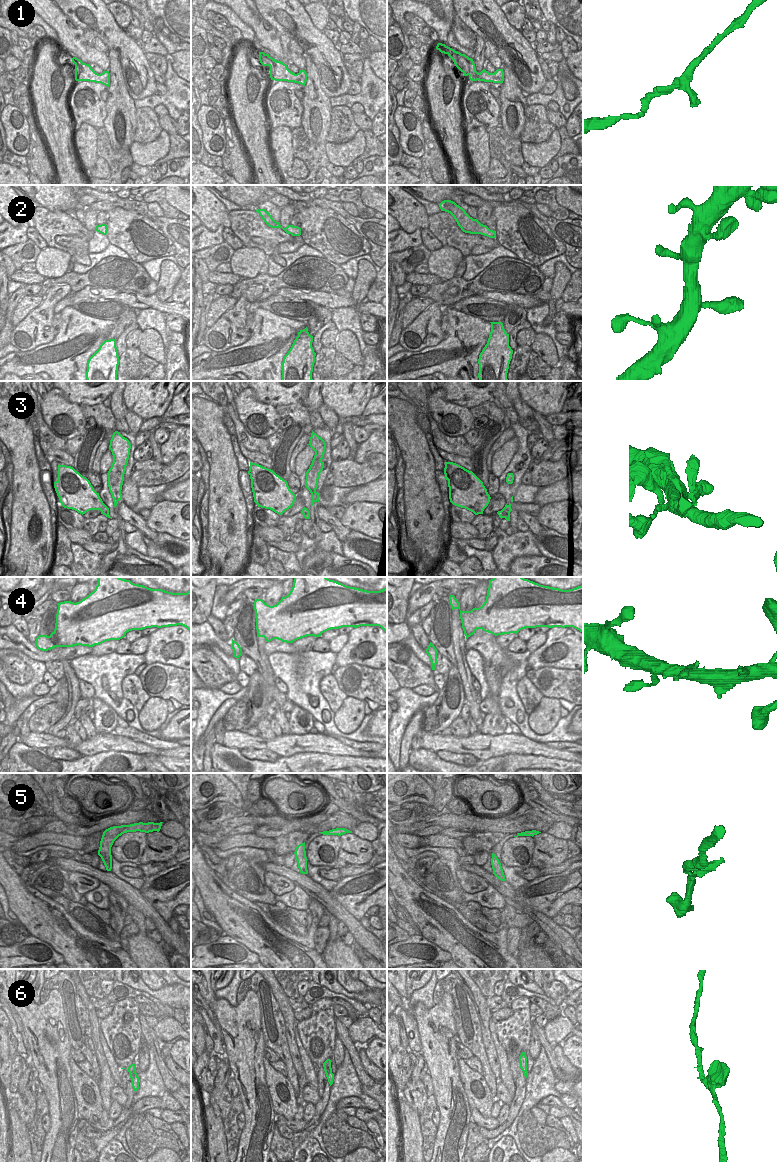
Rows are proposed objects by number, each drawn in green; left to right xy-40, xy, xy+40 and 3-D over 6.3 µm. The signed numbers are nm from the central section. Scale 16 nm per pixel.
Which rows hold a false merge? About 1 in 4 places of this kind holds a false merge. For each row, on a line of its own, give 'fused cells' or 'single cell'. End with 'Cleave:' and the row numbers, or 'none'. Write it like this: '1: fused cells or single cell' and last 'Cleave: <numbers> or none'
1: single cell
2: single cell
3: single cell
4: single cell
5: single cell
6: single cell
Cleave: none

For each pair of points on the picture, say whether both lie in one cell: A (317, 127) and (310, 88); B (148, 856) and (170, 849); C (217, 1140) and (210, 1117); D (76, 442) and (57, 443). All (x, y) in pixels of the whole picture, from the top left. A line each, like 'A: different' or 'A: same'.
A: same
B: same
C: same
D: different

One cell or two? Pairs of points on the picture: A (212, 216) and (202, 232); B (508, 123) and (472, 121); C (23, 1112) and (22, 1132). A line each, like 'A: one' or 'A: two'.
A: two
B: two
C: two

